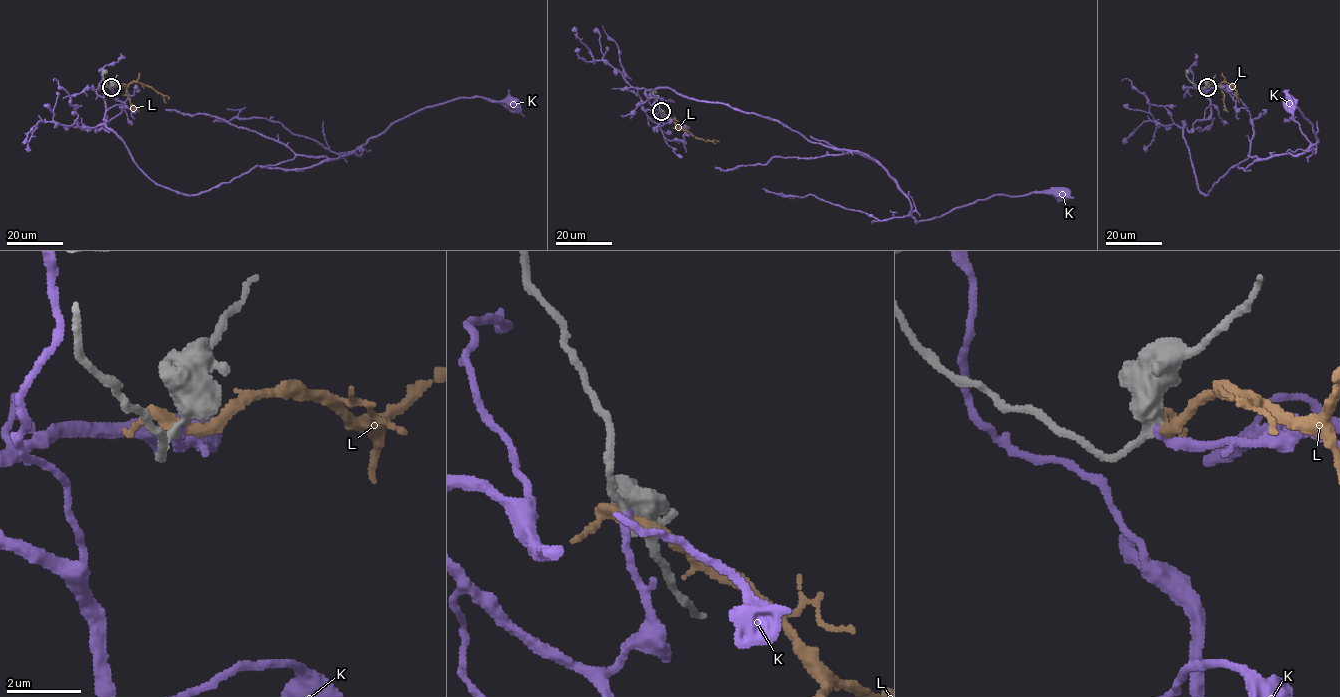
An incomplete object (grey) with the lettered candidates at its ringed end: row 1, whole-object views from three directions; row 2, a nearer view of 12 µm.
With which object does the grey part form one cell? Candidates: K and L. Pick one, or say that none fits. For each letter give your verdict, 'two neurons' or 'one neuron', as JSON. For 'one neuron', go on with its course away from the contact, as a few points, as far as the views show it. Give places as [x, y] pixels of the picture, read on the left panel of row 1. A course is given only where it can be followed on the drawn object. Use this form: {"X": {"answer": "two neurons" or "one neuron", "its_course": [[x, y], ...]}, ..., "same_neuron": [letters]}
{"K": {"answer": "one neuron", "its_course": [[111, 86], [96, 91], [96, 131], [185, 195], [257, 166], [359, 155], [427, 107], [512, 103]]}, "L": {"answer": "two neurons"}, "same_neuron": ["K"]}

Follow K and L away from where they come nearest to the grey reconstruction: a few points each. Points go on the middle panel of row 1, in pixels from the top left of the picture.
K: (660, 111), (655, 123), (646, 91), (670, 88), (868, 154), (917, 221), (995, 195), (1062, 194)
L: (660, 111), (695, 137), (717, 141)

